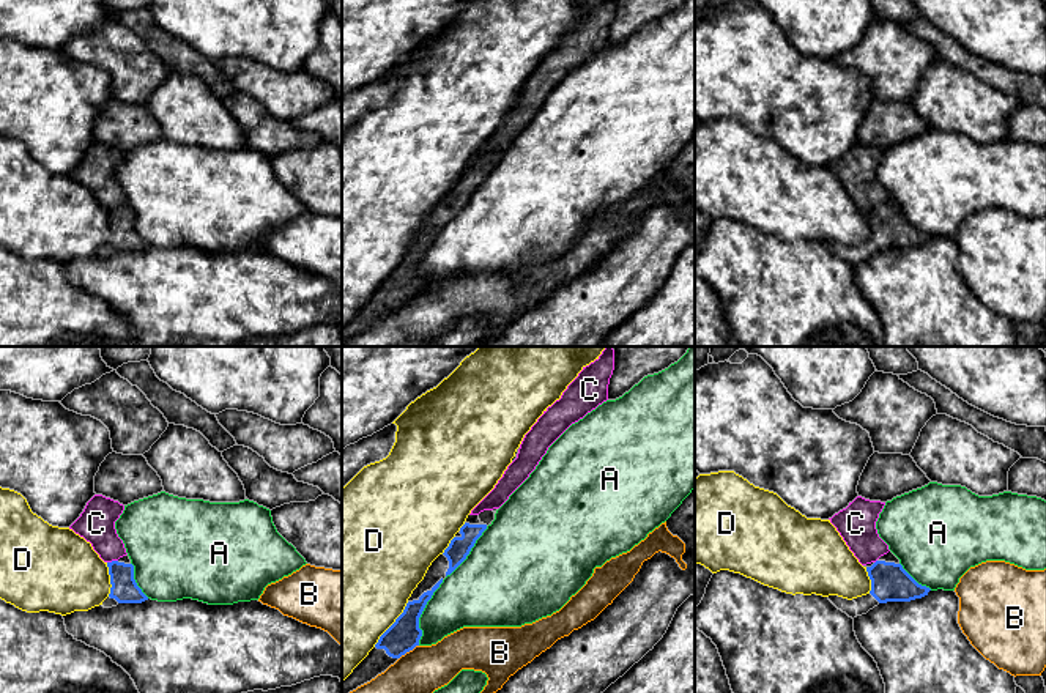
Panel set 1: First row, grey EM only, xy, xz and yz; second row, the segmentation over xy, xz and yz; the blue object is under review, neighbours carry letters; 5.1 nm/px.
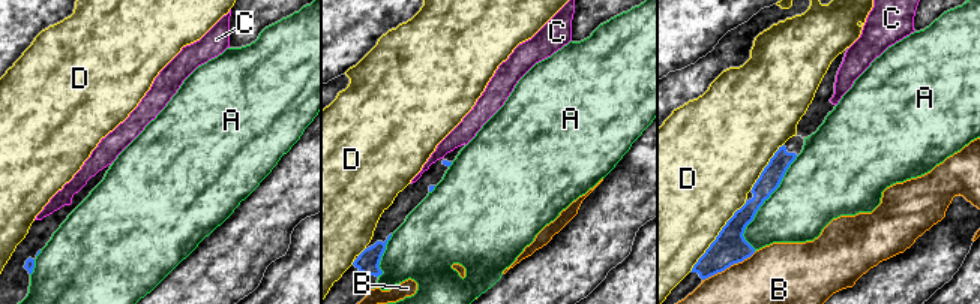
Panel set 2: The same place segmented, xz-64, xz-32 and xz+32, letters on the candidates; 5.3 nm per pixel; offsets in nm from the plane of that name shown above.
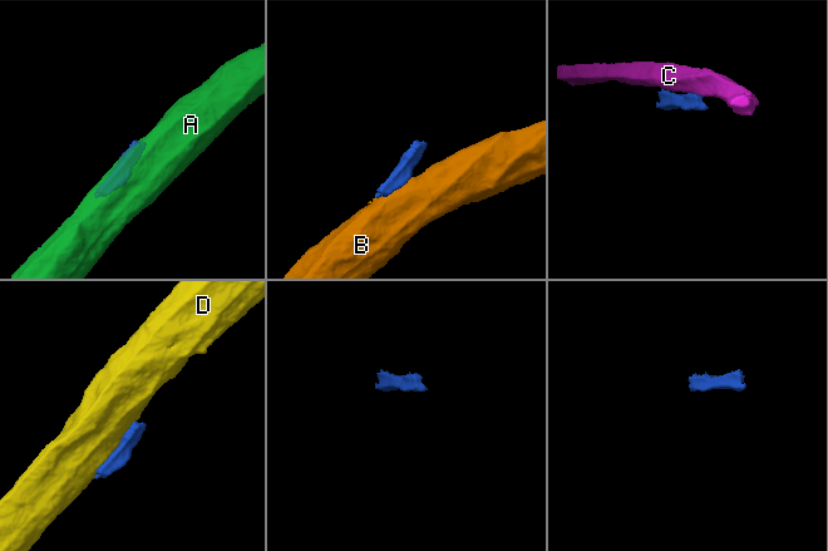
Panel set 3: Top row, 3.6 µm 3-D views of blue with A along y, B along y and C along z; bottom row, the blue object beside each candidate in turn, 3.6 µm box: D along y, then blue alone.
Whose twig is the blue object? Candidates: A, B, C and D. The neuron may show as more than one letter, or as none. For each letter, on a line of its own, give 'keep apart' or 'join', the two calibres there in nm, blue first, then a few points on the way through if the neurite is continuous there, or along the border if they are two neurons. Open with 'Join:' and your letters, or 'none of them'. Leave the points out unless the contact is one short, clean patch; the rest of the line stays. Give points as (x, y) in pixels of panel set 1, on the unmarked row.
Join: none of them
A: keep apart; 170 nm thick on the blue side, 300 nm on the other
B: keep apart; 170 nm thick on the blue side, 280 nm on the other
C: keep apart; 140 nm thick on the blue side, 190 nm on the other; border along xy (117, 207), (107, 210)
D: keep apart; 170 nm thick on the blue side, 500 nm on the other

